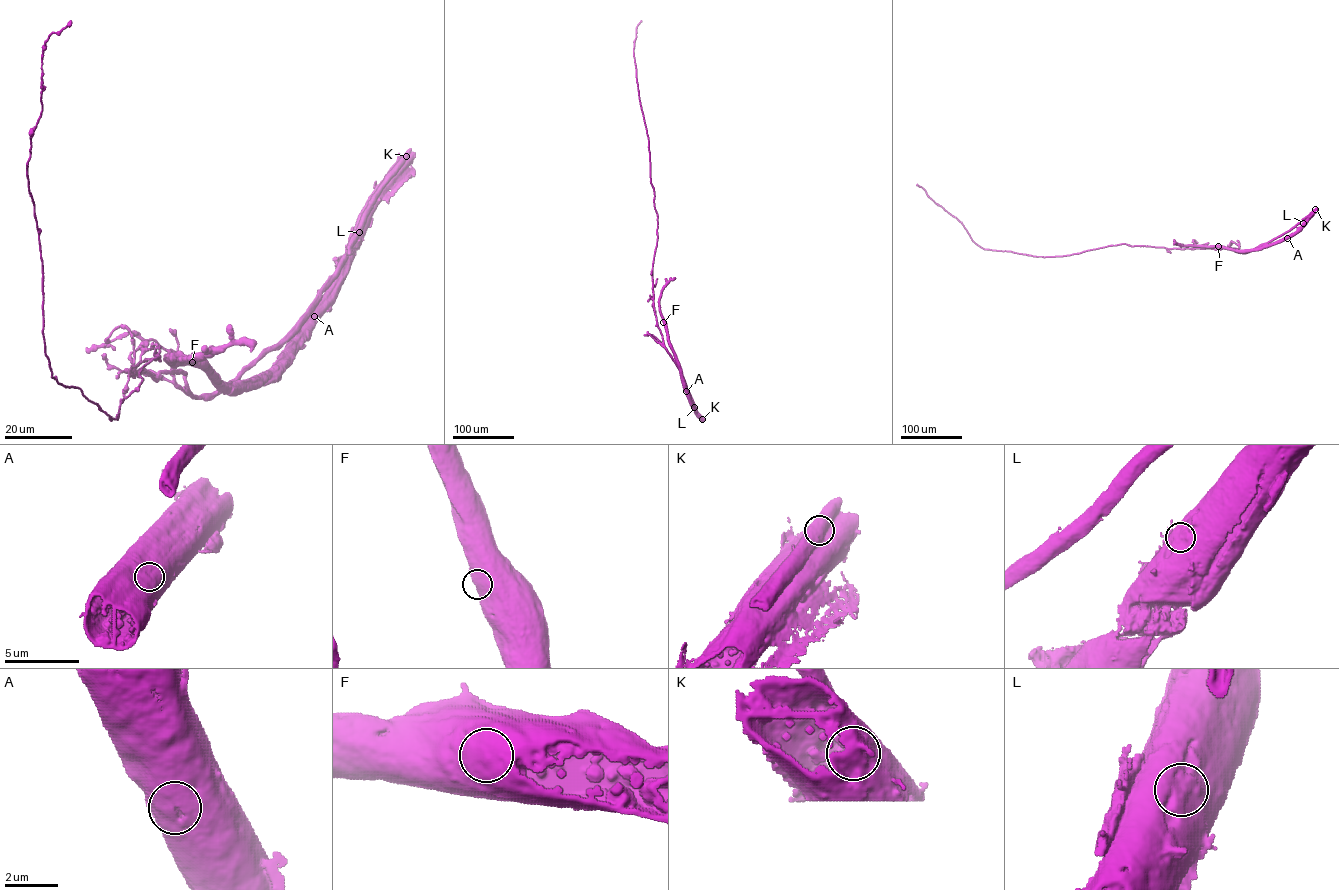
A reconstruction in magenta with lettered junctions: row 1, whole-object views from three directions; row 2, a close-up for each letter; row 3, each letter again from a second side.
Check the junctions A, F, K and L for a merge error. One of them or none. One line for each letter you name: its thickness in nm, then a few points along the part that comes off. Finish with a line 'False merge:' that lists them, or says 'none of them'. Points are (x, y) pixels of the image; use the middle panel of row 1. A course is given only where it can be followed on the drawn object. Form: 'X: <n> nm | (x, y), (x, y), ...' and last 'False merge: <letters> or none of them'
K: 1150 nm | (702, 419), (679, 368), (665, 347), (653, 304), (652, 271), (657, 216), (633, 50), (636, 27), (641, 20)
False merge: K

